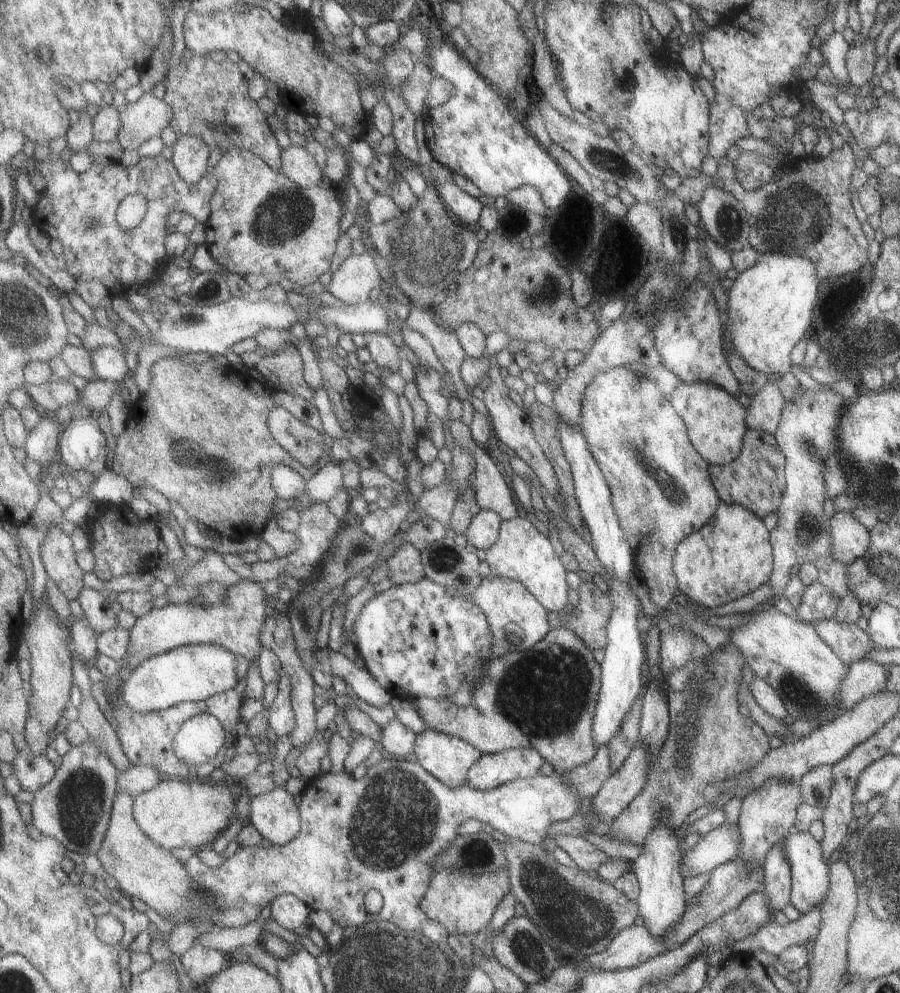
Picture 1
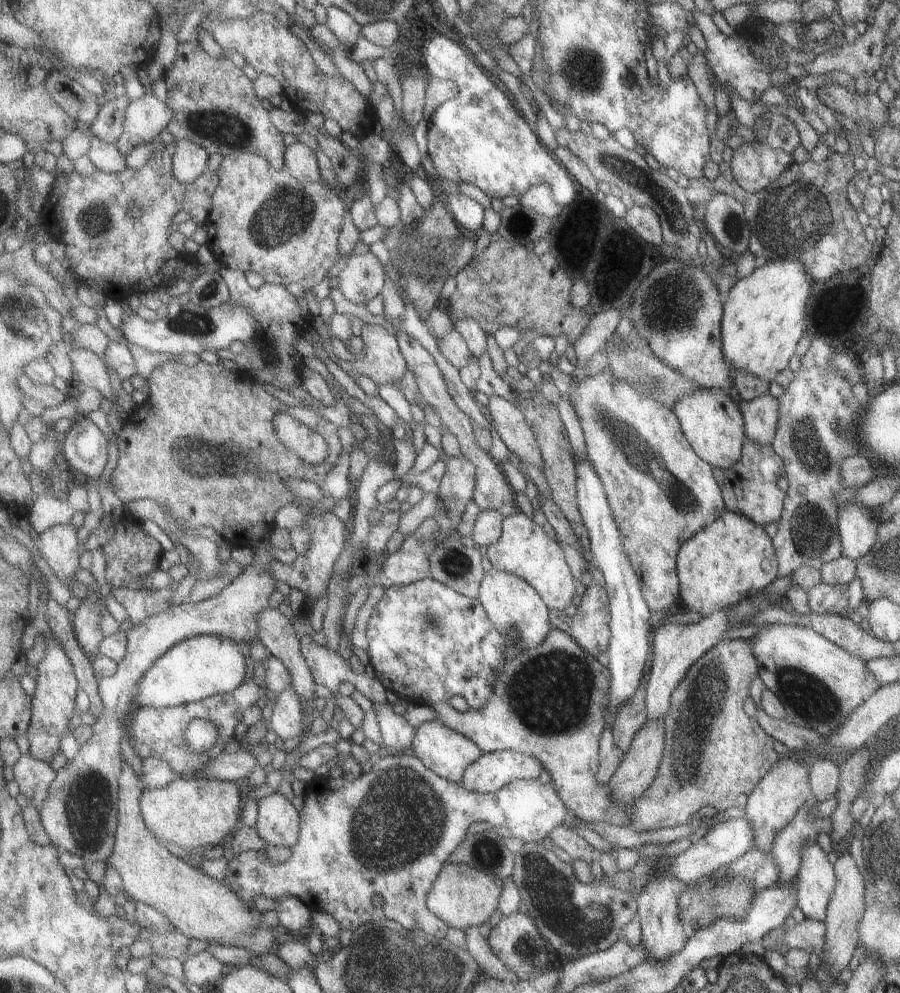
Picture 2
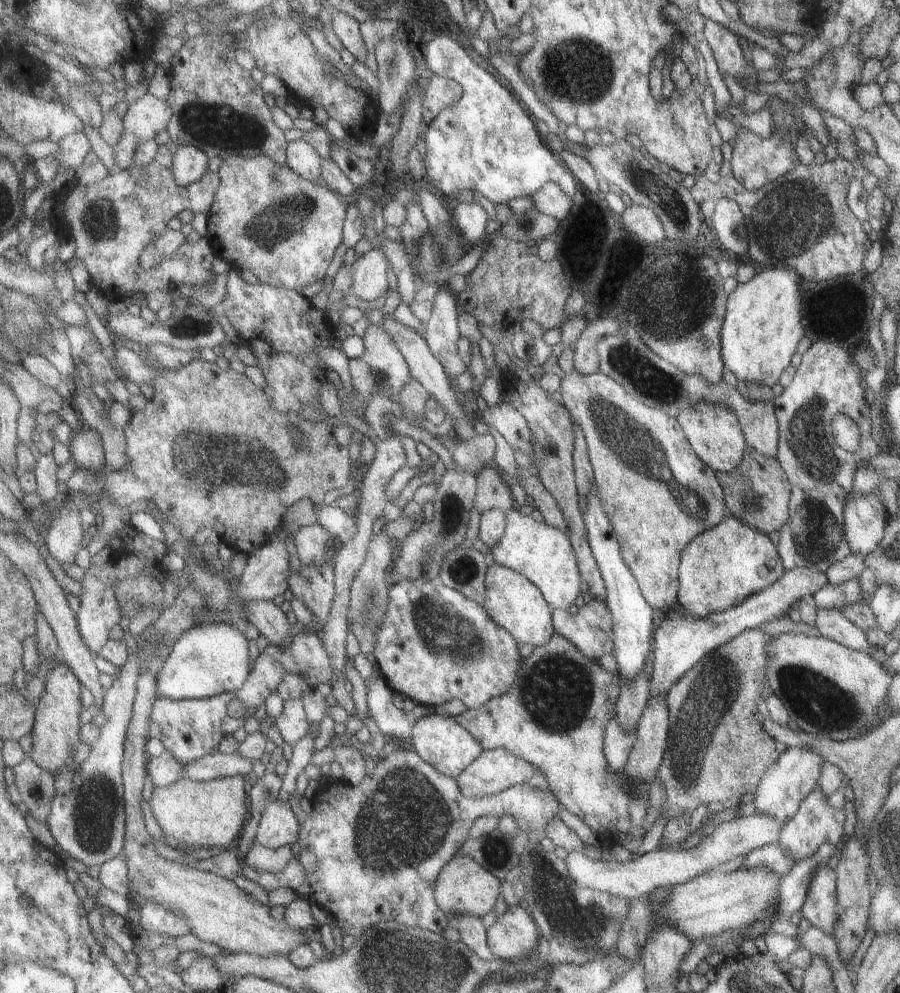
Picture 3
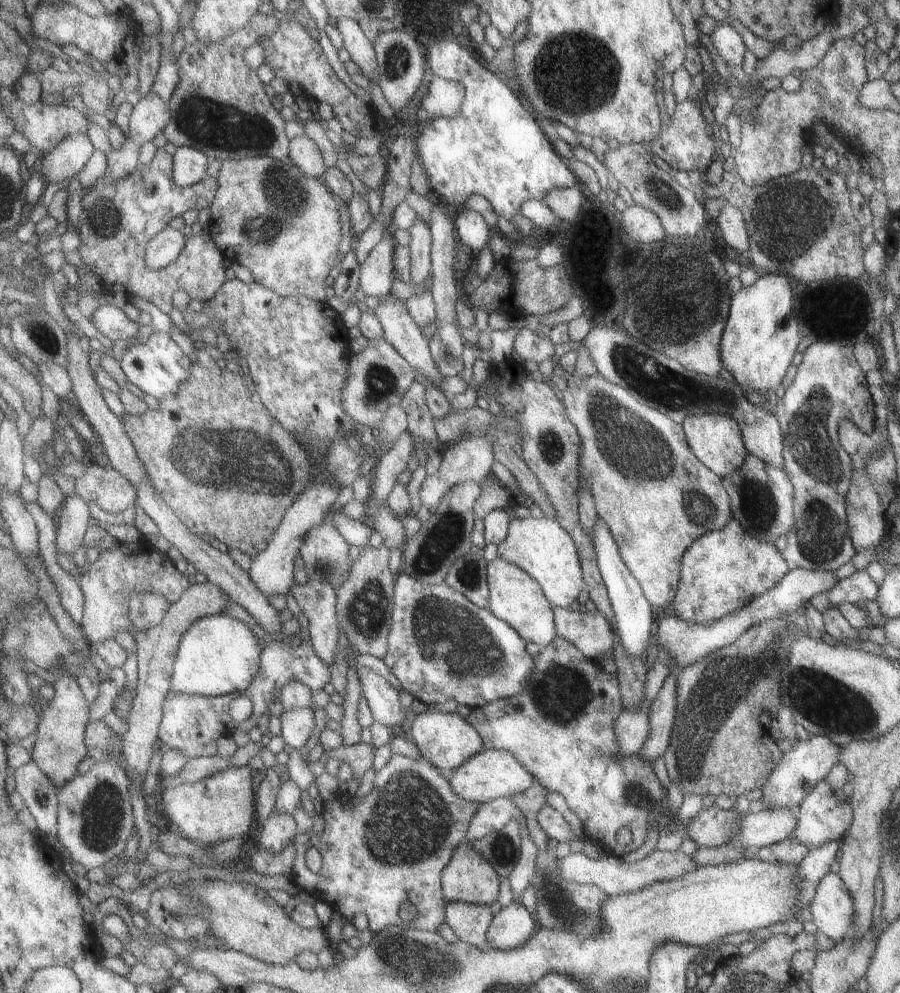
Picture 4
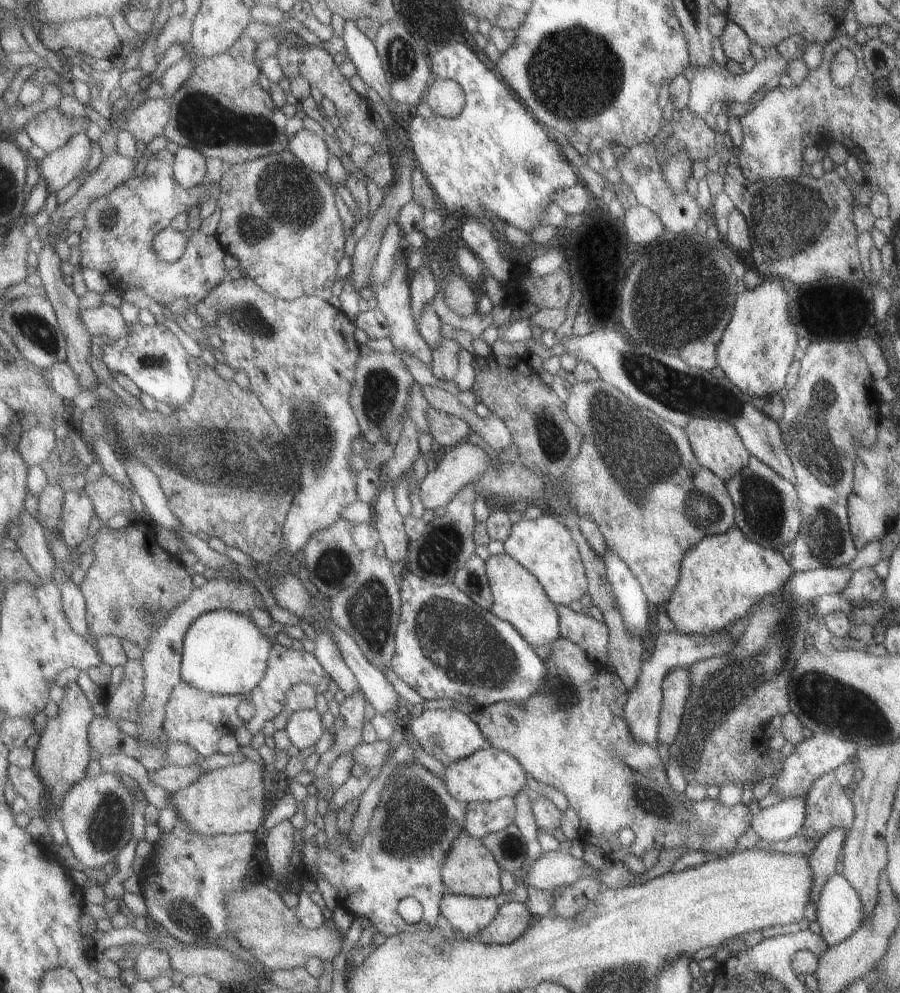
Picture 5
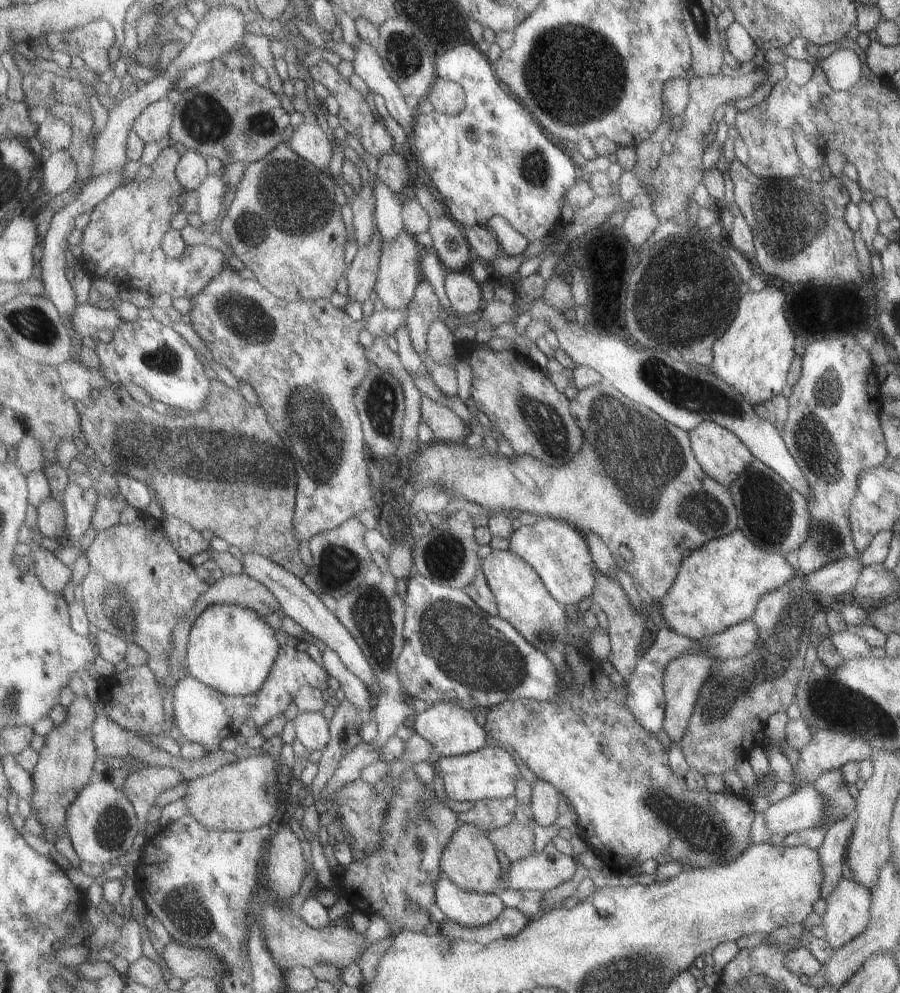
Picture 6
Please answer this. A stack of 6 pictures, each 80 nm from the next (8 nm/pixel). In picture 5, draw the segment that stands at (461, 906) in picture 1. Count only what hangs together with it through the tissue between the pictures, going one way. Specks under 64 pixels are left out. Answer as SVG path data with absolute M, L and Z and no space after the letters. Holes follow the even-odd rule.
M467 831L455 839L450 853L447 855L442 868L442 879L445 892L454 895L467 895L474 897L496 897L501 894L501 866L495 858L494 852L477 837L471 836Z

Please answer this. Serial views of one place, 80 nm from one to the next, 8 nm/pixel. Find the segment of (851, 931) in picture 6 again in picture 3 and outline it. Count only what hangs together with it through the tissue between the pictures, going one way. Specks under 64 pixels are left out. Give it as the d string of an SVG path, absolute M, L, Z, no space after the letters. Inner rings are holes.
M820 865L811 877L808 891L799 910L801 917L812 927L821 929L828 935L838 922L836 903L836 874L827 865Z

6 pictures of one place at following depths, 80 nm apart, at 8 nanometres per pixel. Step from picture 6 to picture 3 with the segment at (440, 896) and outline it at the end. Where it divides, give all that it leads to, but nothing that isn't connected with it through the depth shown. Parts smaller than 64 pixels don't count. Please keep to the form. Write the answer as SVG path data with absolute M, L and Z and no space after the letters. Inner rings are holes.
M451 915L449 924L459 931L460 940L482 959L491 960L495 958L488 943L488 929L483 924L483 917Z

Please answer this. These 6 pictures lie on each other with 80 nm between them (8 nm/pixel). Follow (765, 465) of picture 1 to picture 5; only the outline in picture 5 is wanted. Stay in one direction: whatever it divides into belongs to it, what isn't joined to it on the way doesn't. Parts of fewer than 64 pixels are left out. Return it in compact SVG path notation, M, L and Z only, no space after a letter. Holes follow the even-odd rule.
M750 456L748 463L724 485L734 506L734 526L745 538L777 550L777 547L789 544L796 537L800 527L796 490L765 463Z

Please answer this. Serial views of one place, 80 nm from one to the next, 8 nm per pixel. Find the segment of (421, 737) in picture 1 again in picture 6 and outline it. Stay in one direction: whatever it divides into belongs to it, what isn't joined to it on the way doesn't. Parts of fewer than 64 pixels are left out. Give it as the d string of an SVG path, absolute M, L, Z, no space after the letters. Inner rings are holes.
M450 701L429 705L422 713L415 714L413 728L433 745L433 759L449 755L466 755L478 751L487 744L488 732L485 726L479 726L479 722L475 720L475 713Z

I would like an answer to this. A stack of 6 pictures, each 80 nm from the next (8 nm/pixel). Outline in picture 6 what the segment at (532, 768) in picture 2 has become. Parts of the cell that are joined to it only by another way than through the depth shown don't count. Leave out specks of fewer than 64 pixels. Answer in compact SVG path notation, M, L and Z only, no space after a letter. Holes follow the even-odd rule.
M485 746L466 755L444 756L433 759L433 764L443 779L446 796L449 799L478 801L481 799L502 799L515 794L521 776L521 768L505 747Z

